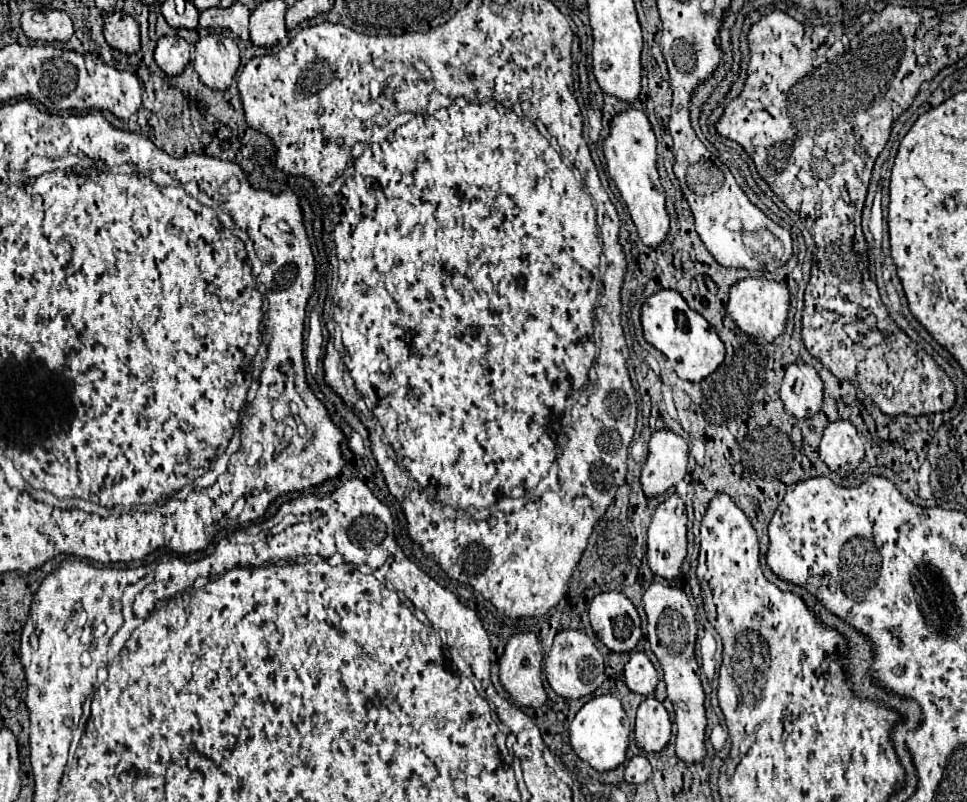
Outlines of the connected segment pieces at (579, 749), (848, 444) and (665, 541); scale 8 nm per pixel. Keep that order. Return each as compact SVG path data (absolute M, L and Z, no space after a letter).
M600 695L590 699L572 719L570 723L570 743L574 753L592 765L596 771L612 771L626 759L628 749L628 735L630 729L624 725L626 713L620 705L620 701L614 695Z
M838 421L824 429L820 459L840 477L850 477L864 459L864 443L850 421Z
M676 493L670 495L656 509L652 523L648 527L648 549L646 549L648 565L650 565L654 575L668 579L668 581L672 581L680 575L680 567L682 567L684 557L686 557L686 523L688 523L688 517L686 517L684 501Z

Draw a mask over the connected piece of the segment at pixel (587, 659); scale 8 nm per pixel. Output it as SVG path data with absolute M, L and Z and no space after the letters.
M560 631L554 639L550 655L546 657L546 679L554 693L558 693L560 697L580 699L594 693L604 683L604 657L584 631Z

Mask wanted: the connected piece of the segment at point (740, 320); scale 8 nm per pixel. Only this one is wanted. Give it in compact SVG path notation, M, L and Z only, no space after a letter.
M740 279L730 289L728 313L746 335L772 343L778 335L782 335L786 331L788 305L790 305L790 293L786 289L786 285L768 281L768 279Z

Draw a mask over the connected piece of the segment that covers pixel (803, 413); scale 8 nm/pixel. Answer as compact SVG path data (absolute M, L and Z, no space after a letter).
M804 363L790 365L780 387L780 399L788 415L796 419L812 419L822 409L822 379L814 367Z

